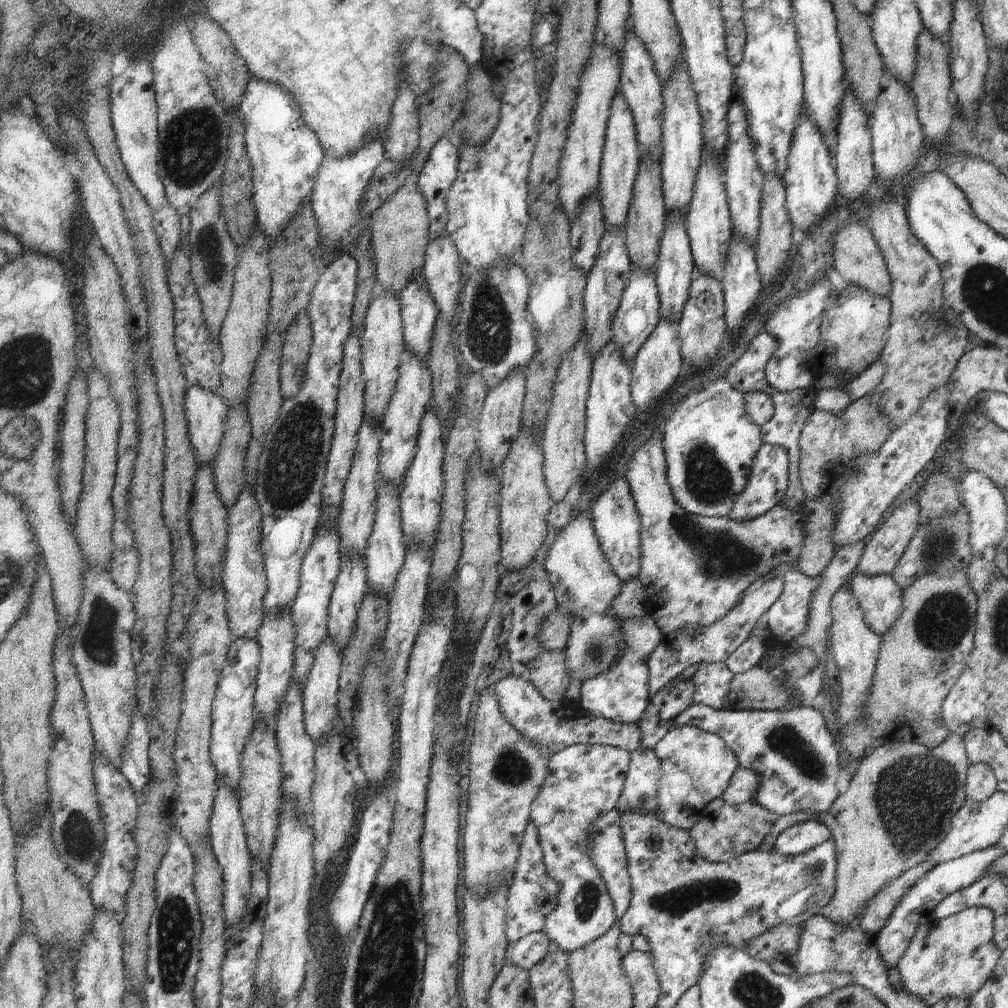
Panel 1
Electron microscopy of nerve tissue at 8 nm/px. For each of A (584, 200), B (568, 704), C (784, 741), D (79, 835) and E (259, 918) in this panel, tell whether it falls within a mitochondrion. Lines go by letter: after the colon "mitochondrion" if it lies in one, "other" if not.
A: other
B: other
C: mitochondrion
D: mitochondrion
E: other

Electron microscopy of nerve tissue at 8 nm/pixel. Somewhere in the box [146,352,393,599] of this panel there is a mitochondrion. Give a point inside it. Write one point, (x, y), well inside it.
(295, 452)

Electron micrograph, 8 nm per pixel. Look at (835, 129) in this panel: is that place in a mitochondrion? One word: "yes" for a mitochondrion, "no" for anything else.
no

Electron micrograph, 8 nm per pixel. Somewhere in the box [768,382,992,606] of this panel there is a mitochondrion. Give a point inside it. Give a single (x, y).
(938, 548)

